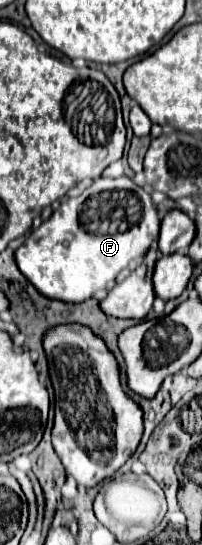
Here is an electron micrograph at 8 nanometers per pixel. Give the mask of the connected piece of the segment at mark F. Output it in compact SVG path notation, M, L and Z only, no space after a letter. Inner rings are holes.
M100 177L80 197L64 201L38 229L34 229L26 237L26 241L16 251L16 263L18 263L18 269L26 275L26 279L42 295L50 299L80 303L94 295L92 298L101 301L116 285L116 275L122 269L127 267L133 271L140 265L142 257L146 255L146 249L158 239L158 229L160 229L158 213L146 189L138 187L128 177L120 177L120 179Z

